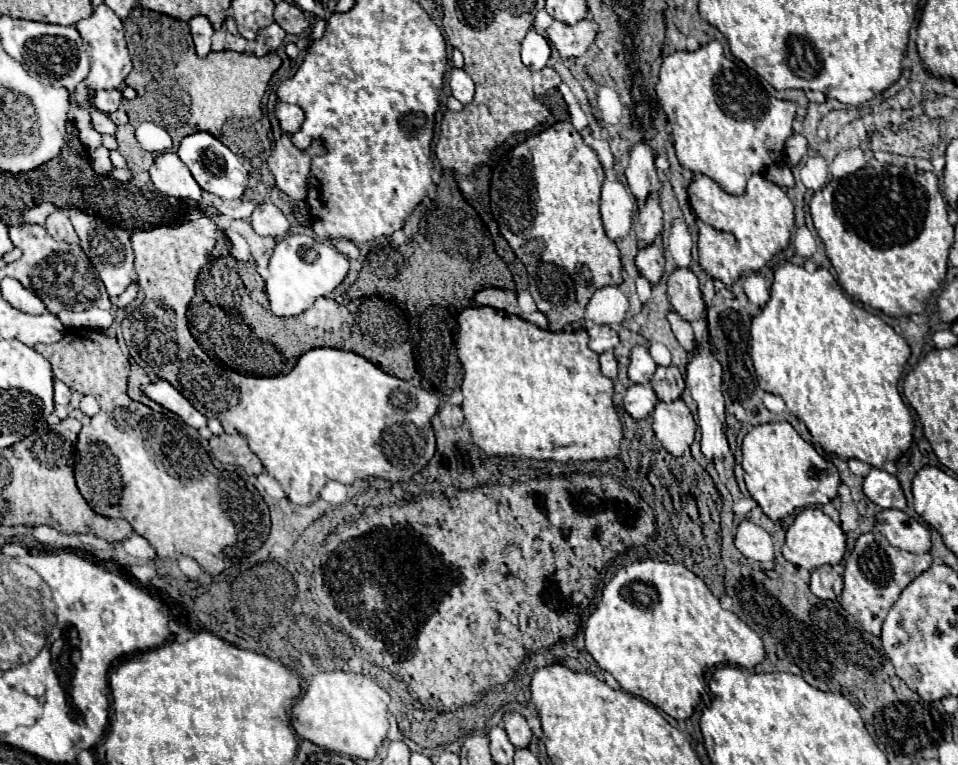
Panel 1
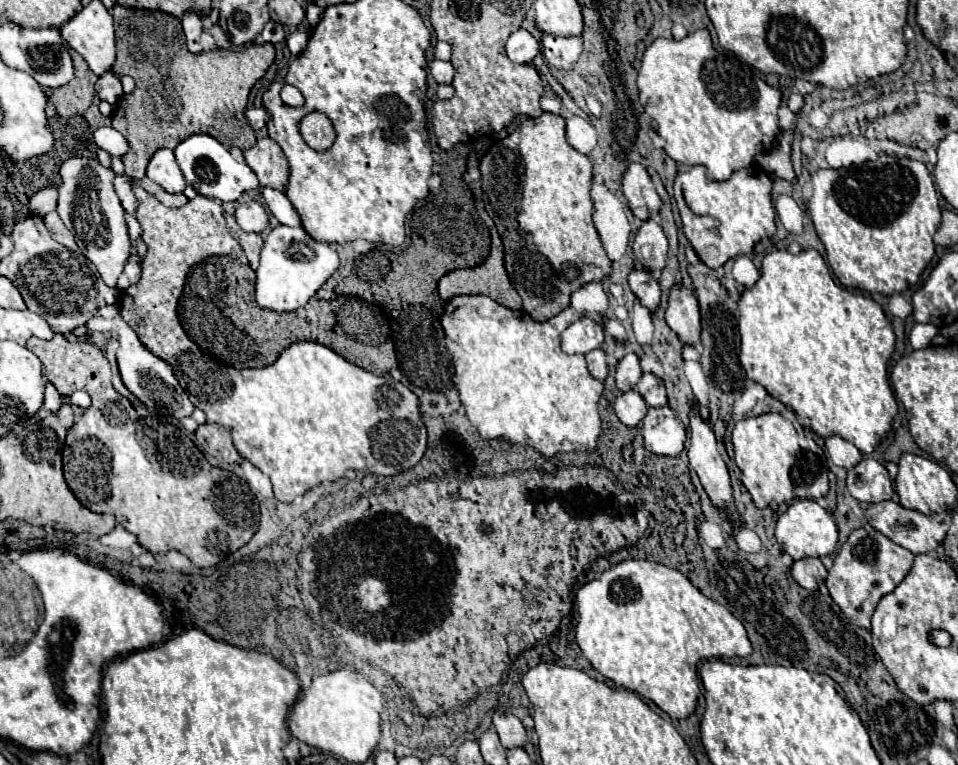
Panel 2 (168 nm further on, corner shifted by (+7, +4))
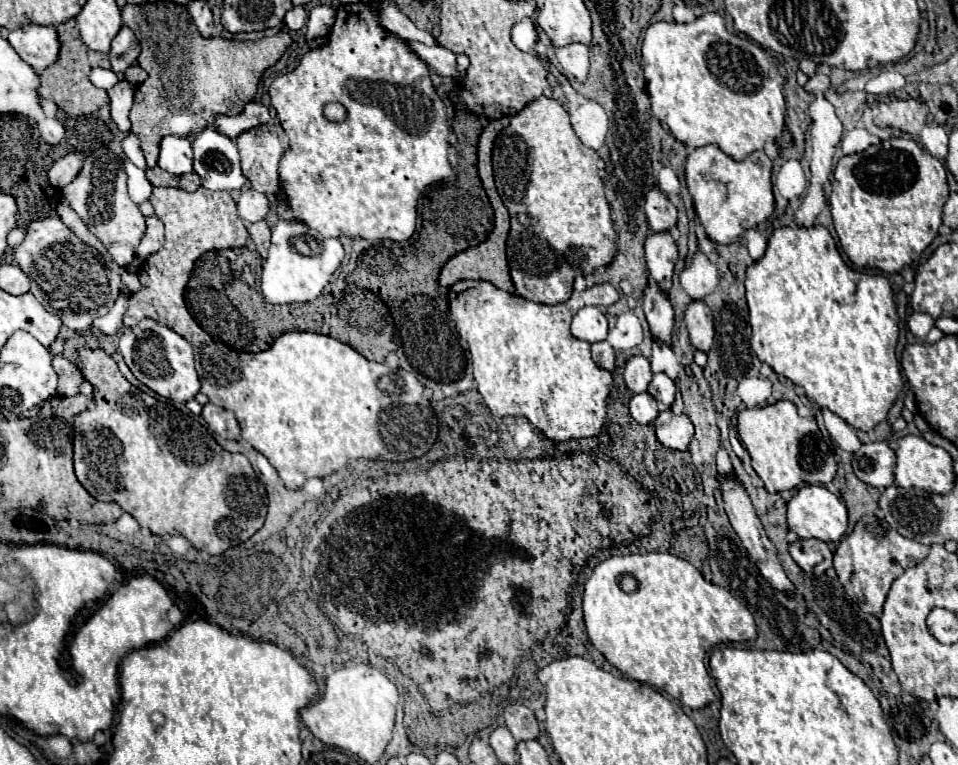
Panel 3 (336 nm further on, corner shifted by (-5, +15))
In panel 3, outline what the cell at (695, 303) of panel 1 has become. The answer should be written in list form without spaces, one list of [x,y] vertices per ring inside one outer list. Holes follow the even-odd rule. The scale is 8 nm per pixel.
[[[691,301],[685,313],[685,325],[689,331],[691,345],[699,351],[709,351],[713,345],[713,315],[703,301]]]

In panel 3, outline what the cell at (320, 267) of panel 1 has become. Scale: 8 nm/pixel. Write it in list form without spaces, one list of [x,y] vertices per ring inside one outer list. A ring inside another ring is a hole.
[[[279,221],[271,235],[269,255],[263,263],[261,293],[267,303],[305,303],[321,295],[329,277],[337,271],[345,251],[339,239],[323,239],[313,229],[301,223]]]

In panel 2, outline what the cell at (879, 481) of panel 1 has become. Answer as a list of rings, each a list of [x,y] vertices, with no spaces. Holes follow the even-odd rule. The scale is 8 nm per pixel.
[[[863,458],[847,472],[847,488],[859,502],[883,502],[893,498],[893,482],[883,464],[873,458]]]

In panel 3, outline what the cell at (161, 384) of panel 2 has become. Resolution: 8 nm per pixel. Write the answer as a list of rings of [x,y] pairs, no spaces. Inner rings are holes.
[[[143,319],[137,323],[137,327],[123,329],[123,335],[119,337],[119,351],[131,373],[157,395],[171,401],[187,403],[199,393],[199,379],[193,367],[191,343],[169,327],[163,327],[153,319]]]

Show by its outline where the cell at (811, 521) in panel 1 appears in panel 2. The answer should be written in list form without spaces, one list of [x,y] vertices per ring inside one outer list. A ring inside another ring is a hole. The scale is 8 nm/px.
[[[795,500],[787,508],[787,512],[783,512],[781,518],[777,520],[775,536],[777,536],[777,542],[781,544],[783,552],[787,552],[793,560],[829,556],[837,548],[837,524],[835,524],[835,520],[827,510],[823,510],[813,500]]]

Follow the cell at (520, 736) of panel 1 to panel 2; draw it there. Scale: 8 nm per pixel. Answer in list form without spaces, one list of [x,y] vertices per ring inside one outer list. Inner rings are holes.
[[[495,712],[493,714],[493,724],[497,728],[497,734],[501,738],[503,748],[515,748],[515,746],[523,746],[527,736],[525,736],[525,728],[521,724],[521,720],[513,714],[505,714],[505,712]]]

